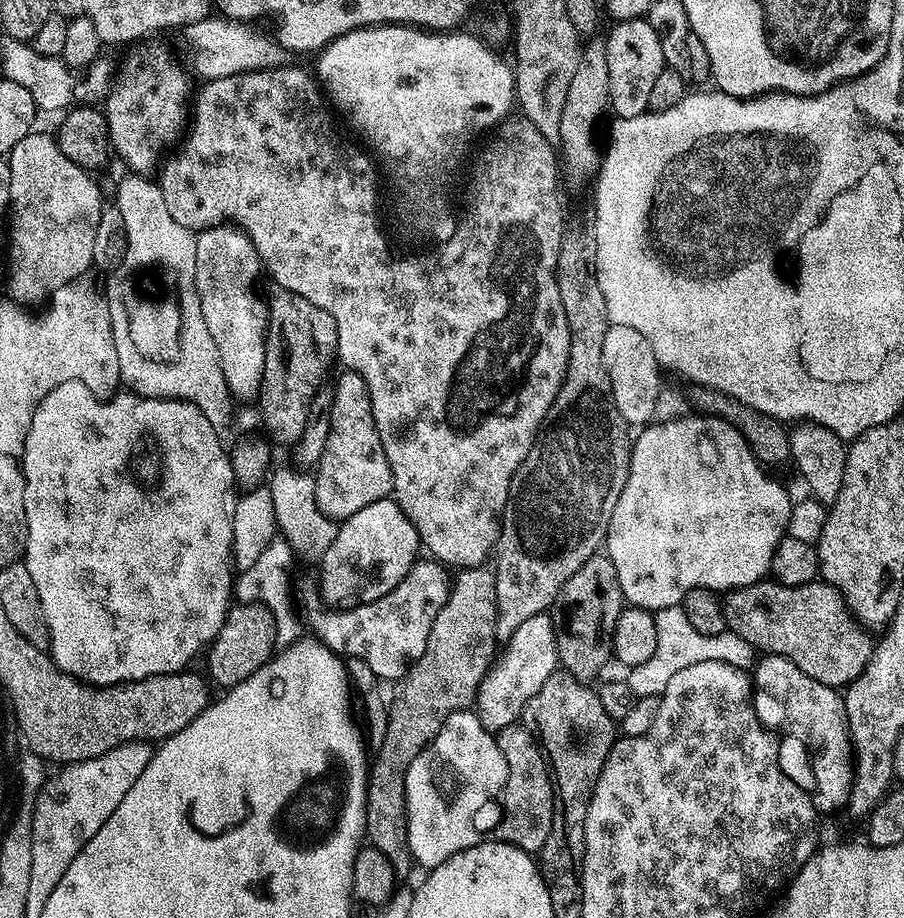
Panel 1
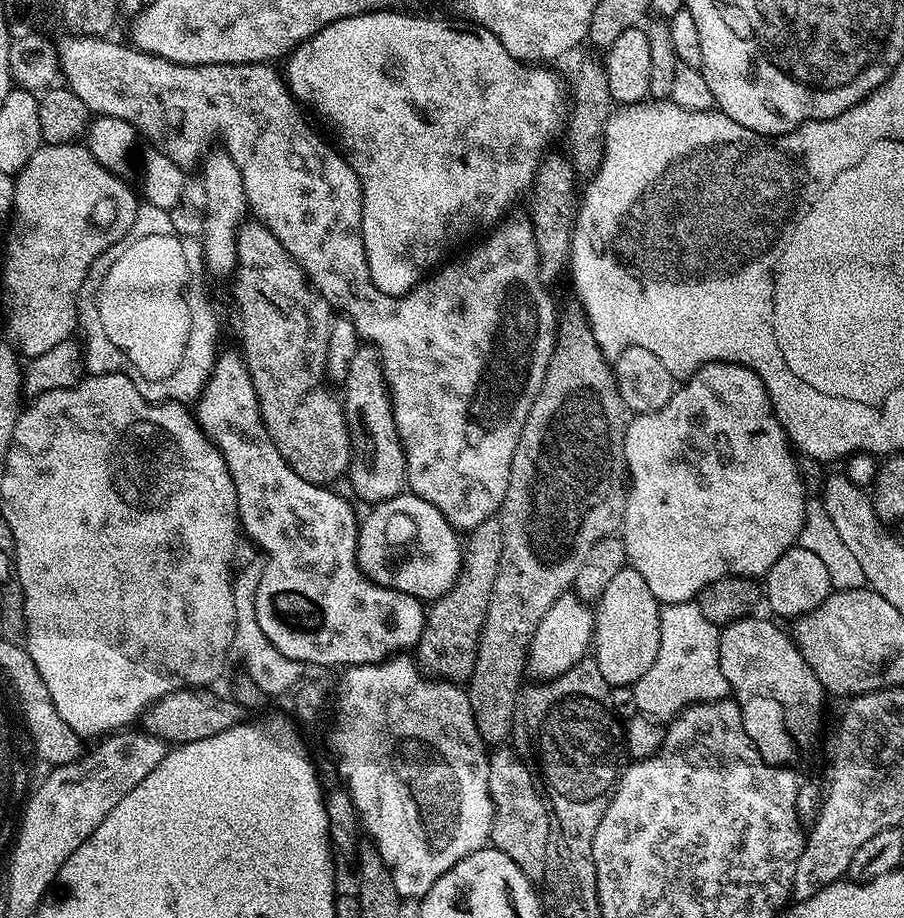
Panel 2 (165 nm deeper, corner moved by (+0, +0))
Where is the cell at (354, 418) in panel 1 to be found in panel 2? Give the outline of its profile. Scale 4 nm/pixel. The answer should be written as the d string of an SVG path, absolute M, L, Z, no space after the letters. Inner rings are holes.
M362 346L354 354L354 359L348 363L348 373L342 385L342 403L344 405L344 417L348 423L348 433L352 439L352 463L348 465L346 473L347 479L352 479L352 488L364 500L369 500L369 505L375 506L382 500L389 500L395 496L401 495L406 488L406 458L404 457L404 448L400 445L400 435L396 429L394 422L394 414L392 413L392 398L388 395L388 383L384 380L384 364L380 361L380 354L371 346Z

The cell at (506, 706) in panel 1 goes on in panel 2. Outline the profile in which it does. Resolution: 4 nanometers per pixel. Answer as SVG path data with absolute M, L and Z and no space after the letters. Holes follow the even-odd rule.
M575 591L565 592L554 606L550 606L550 610L546 610L546 618L542 618L542 622L538 622L538 630L534 630L532 641L528 643L527 671L533 672L537 681L553 680L585 659L593 647L593 619L593 609L577 598Z

